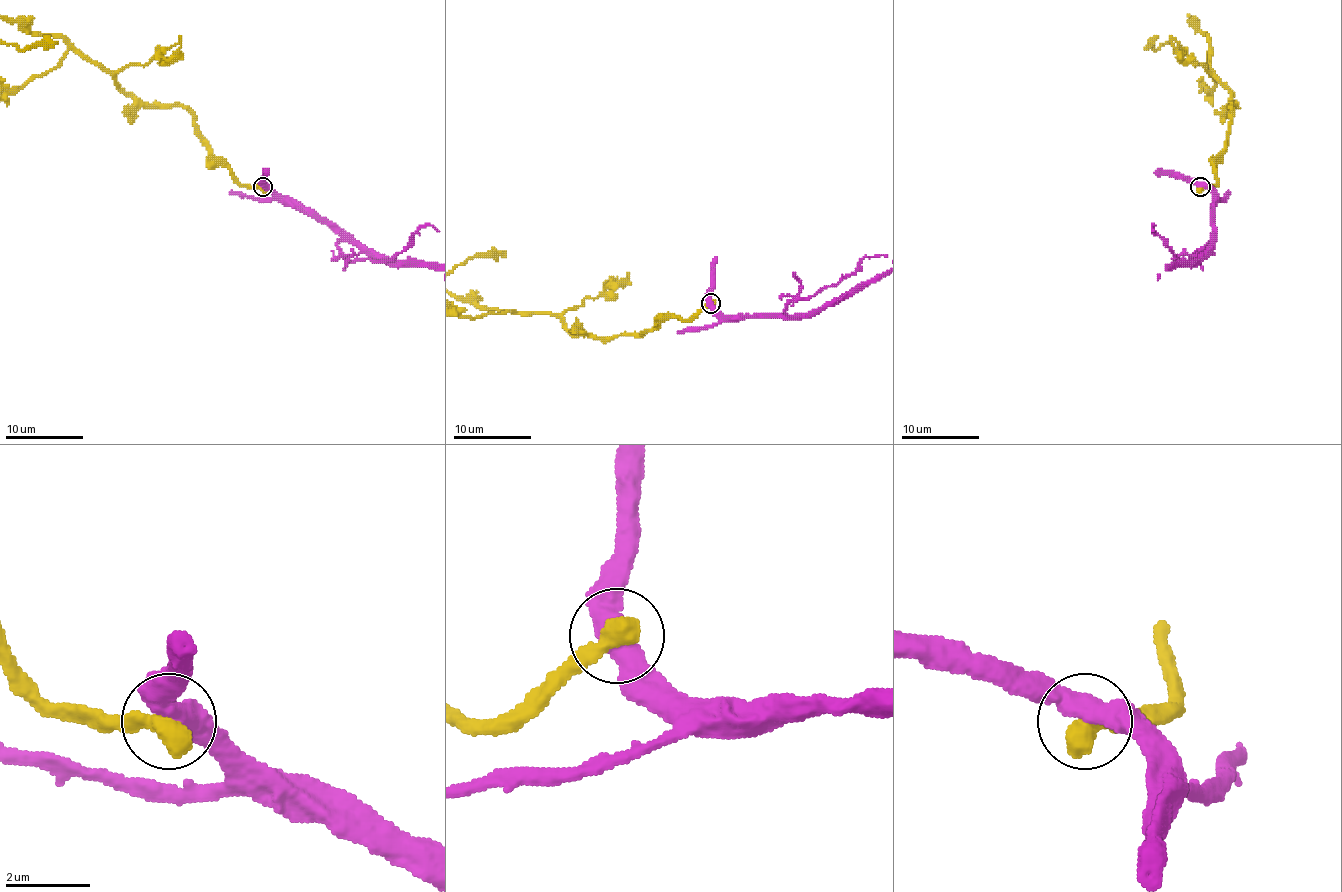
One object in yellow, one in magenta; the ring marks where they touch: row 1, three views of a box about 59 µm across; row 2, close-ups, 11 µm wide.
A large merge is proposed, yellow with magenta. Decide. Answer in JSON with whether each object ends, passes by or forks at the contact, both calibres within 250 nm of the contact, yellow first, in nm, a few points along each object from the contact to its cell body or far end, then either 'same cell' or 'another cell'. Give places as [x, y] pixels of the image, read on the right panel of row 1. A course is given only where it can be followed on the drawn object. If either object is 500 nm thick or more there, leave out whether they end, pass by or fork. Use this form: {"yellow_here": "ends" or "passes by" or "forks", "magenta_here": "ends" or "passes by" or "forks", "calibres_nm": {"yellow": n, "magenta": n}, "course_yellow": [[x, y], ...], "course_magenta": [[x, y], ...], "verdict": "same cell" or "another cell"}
{"calibres_nm": {"yellow": 600, "magenta": 500}, "verdict": "another cell"}

